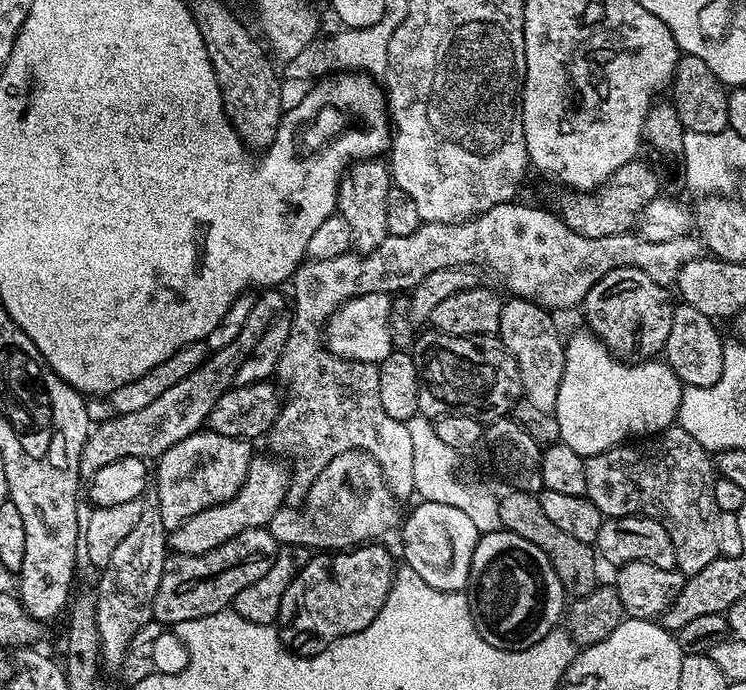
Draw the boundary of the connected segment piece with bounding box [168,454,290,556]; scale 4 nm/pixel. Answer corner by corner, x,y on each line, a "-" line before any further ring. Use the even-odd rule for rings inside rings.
253,455
250,466
246,470
246,482
226,502
218,506
210,506
206,510
198,510
194,518
186,518
182,526
171,529
168,534
168,547
175,555
193,556
206,554
206,550
214,550
222,546
234,534
242,534
247,528
263,528
274,518
278,509
285,507
288,500
288,485
290,483
290,468
283,459
275,455

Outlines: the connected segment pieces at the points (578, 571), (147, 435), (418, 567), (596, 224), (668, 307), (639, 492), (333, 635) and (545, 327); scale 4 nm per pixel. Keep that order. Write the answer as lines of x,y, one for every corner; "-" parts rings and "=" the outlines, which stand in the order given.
508,490
505,493
504,497
502,495
499,497
497,506
501,529
518,534
518,538
526,538
526,542
534,542
534,546
538,546
538,550
542,550
542,554
550,558
550,566
554,566
554,574
558,574
558,582
562,582
569,597
585,596
587,592
597,587
598,556
593,545
578,542
578,538
573,538
558,526
554,526
554,522
550,522
550,518
546,518
542,510
539,495
515,490
=
279,287
263,289
256,296
254,306
250,306
246,326
242,326
238,338
234,338
230,346
215,349
204,363
198,366
198,370
194,370
194,374
186,374
182,382
170,386
170,390
165,390
155,402
150,402
150,406
145,406
143,410
133,410
130,414
112,415
108,420
97,423
89,431
88,441
82,450
81,477
98,474
102,466
109,462
118,462
118,458
127,456
142,458
145,462
155,461
163,452
170,450
170,446
182,442
182,438
201,431
207,425
210,410
214,410
214,402
222,398
225,390
233,387
238,366
242,366
250,350
258,346
258,338
266,334
266,330
275,320
285,315
286,296
280,292
283,291
=
423,501
417,503
412,513
402,520
400,544
404,547
403,563
426,586
443,592
464,592
470,578
470,562
474,558
474,546
479,542
481,533
470,522
469,515
462,514
455,506
443,505
442,502
=
637,158
618,166
603,186
590,192
565,191
560,200
560,219
578,234
586,238
606,238
614,234
632,232
640,219
640,211
656,196
661,195
662,181
657,169
647,159
=
615,268
610,274
603,276
590,294
586,294
582,305
584,320
587,327
615,355
621,358
656,358
663,353
666,346
666,338
670,338
670,322
672,321
672,310
674,300
668,297
669,289
665,285
654,282
650,274
642,274
637,268
=
673,426
655,436
637,439
635,442
617,444
602,454
594,454
585,459
586,495
598,506
606,518
614,516
649,516
658,521
670,534
676,551
676,568
685,577
698,574
702,566
710,566
718,555
718,545
714,542
714,518
717,514
714,502
714,486
718,479
714,471
714,460
707,448
703,448
686,430
=
369,542
363,546
357,546
351,550
336,550
331,554
316,554
308,565
301,567
297,571
296,576
290,582
290,586
286,586
286,594
282,594
282,606
278,610
278,618
276,619
275,627
280,633
280,640
284,647
289,652
294,652
298,656
316,656
322,650
326,650
334,642
338,642
343,636
350,634
358,634
362,630
366,630
366,626
370,626
370,622
374,622
374,618
378,618
378,610
382,610
382,606
386,602
386,598
392,589
392,580
396,577
396,570
398,567
397,561
392,561
392,556
383,548
383,543
=
508,298
500,305
500,331
498,339
511,354
520,371
520,387
523,399
538,410
555,413
558,402
558,386
564,369
564,345
560,332
552,321
553,313
541,308
532,300

